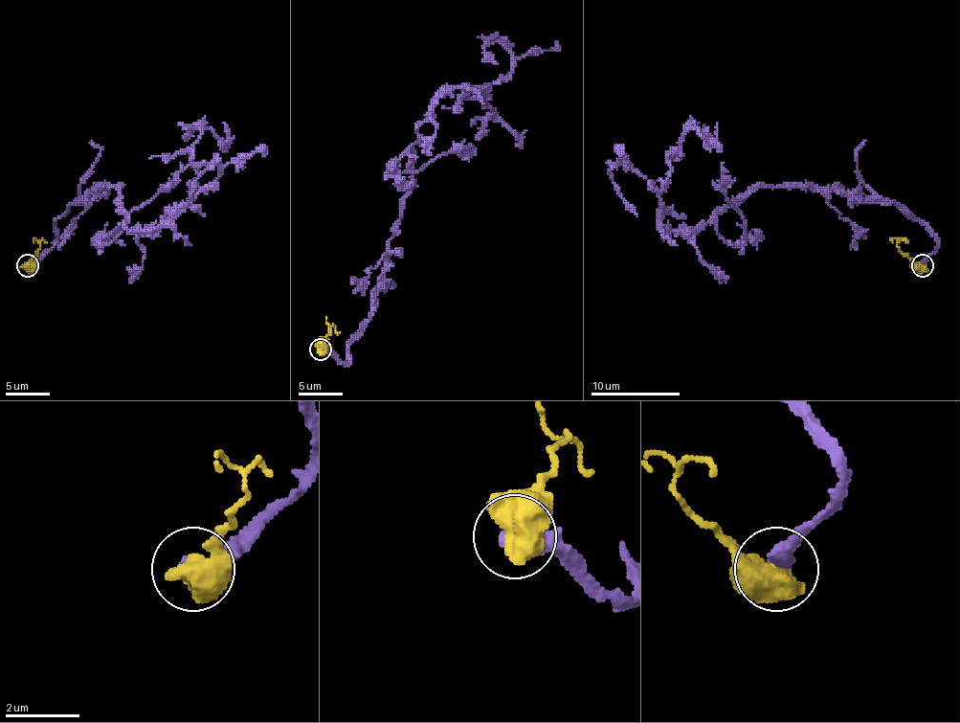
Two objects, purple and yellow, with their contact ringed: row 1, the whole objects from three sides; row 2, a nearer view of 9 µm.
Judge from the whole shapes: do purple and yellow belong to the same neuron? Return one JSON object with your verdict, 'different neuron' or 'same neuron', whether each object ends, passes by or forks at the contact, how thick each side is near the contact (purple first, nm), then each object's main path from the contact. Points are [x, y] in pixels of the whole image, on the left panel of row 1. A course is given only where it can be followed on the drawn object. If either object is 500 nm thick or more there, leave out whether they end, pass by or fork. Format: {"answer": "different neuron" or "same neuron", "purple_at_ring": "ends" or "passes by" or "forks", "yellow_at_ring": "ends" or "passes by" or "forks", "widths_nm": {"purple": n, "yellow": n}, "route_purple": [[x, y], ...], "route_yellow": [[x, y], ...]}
{"answer": "different neuron", "widths_nm": {"purple": 400, "yellow": 600}, "route_purple": [[27, 264], [100, 187], [118, 187], [124, 225], [146, 229], [218, 178], [212, 165], [191, 193], [205, 215]], "route_yellow": [[27, 264], [40, 249], [33, 240]]}

